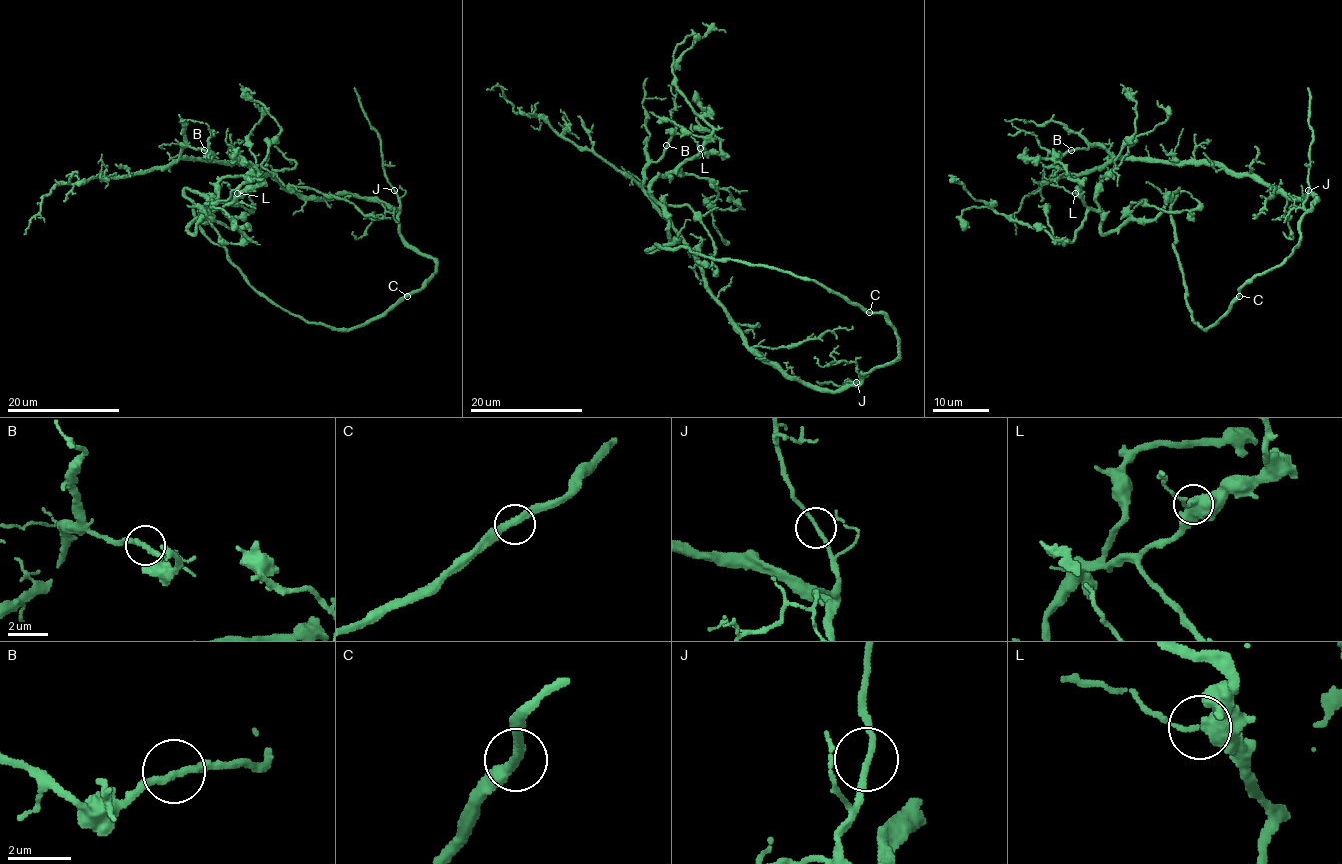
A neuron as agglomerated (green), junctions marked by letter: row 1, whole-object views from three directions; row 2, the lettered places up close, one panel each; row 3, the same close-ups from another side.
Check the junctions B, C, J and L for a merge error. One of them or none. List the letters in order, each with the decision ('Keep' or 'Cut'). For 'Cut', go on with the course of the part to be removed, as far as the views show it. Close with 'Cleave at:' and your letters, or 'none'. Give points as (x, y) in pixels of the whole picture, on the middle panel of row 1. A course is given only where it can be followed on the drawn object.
B: Keep
C: Keep
J: Keep
L: Keep
Cleave at: none

